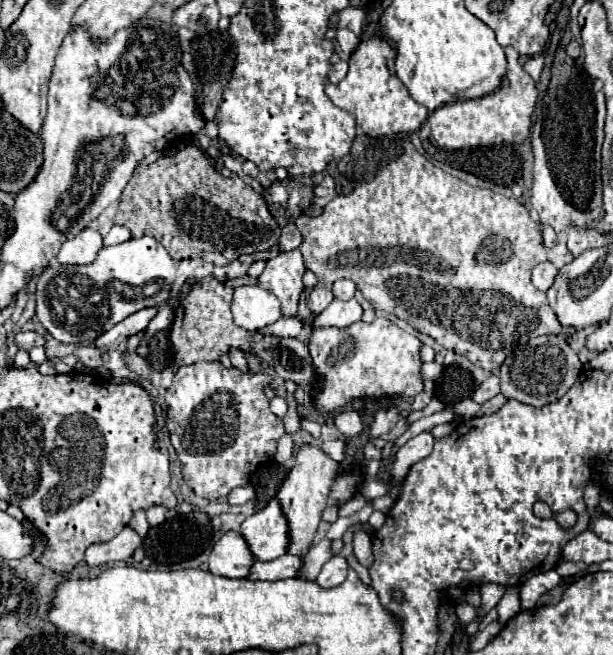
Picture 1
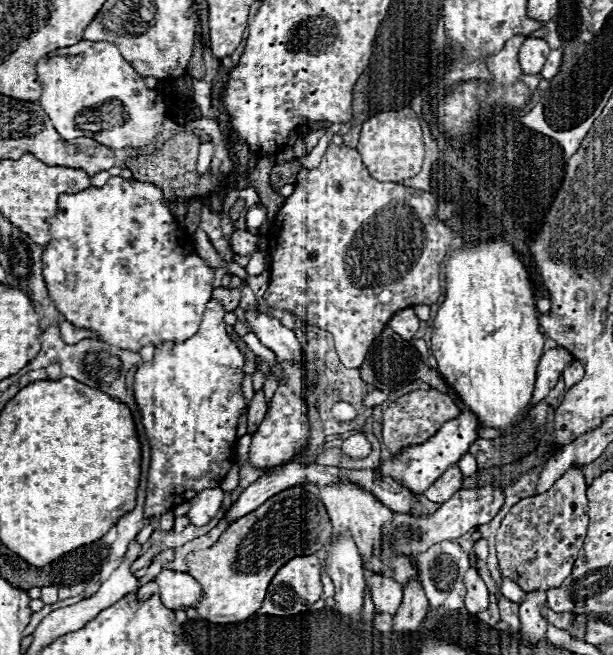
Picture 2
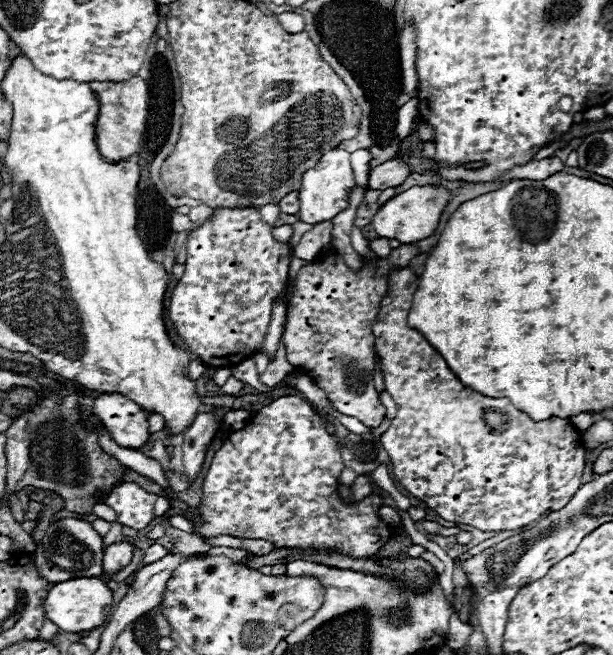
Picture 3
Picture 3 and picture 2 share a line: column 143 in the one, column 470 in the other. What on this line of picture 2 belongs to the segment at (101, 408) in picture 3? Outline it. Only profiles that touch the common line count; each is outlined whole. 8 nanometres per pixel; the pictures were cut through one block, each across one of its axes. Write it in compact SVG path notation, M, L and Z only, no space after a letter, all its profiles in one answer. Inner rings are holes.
M464 408L464 410L460 410L460 414L456 418L448 420L436 432L436 436L432 436L428 442L424 442L424 446L410 446L408 450L402 450L398 454L398 458L390 458L390 460L382 462L376 468L376 472L382 476L394 478L398 484L412 490L414 494L422 494L428 486L432 486L432 482L436 478L440 478L440 474L444 474L444 470L448 466L456 464L468 452L468 448L478 438L478 428L482 428L482 422L476 418L476 414L470 408Z

